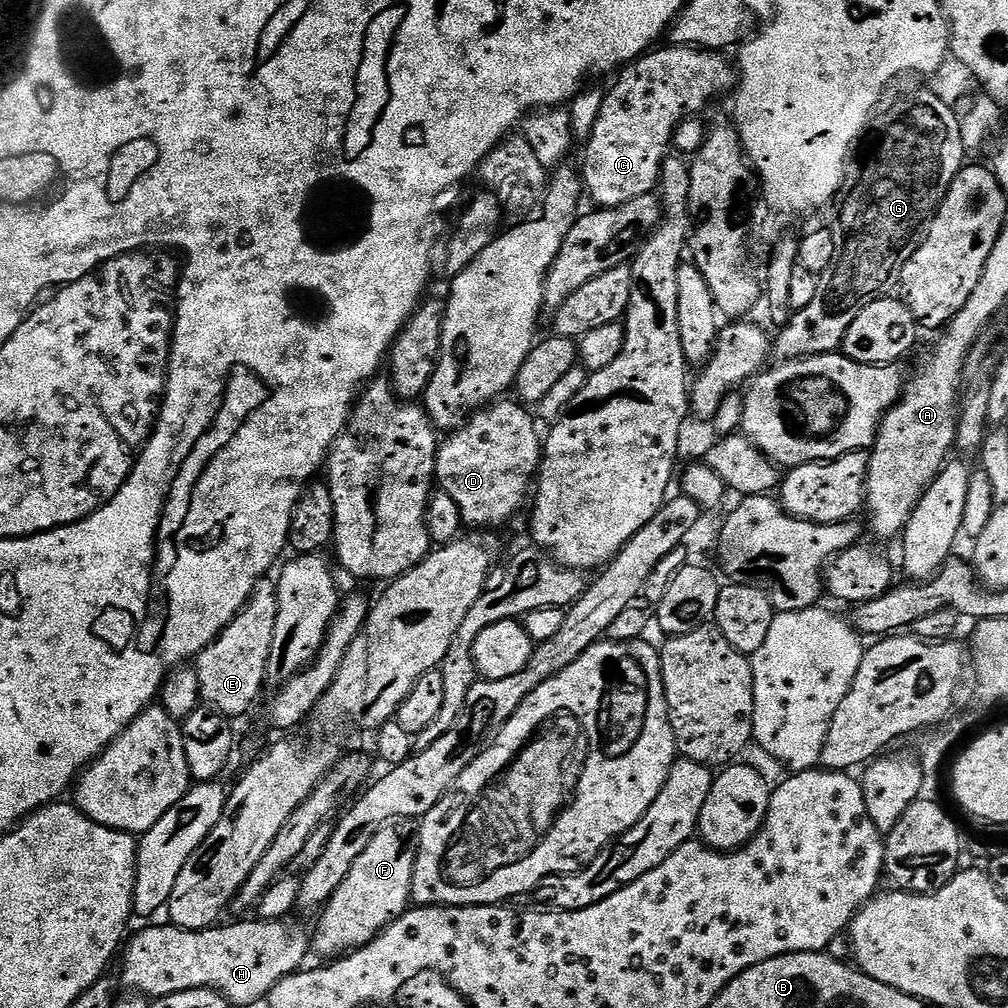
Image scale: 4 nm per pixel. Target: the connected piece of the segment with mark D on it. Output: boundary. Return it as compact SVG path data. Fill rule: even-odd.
M501 398L479 412L472 413L459 428L451 433L448 441L436 450L435 483L439 491L450 494L458 502L465 525L476 530L500 530L507 520L516 516L516 511L524 504L524 495L529 495L537 479L542 459L542 436L536 433L537 421L523 403L515 399Z

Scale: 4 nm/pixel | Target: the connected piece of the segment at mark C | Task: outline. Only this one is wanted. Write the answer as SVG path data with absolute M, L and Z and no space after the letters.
M657 47L623 69L616 85L604 93L602 111L586 141L582 179L593 205L617 208L634 198L655 193L660 183L664 157L673 147L676 127L702 110L715 96L731 89L734 68L716 50Z

